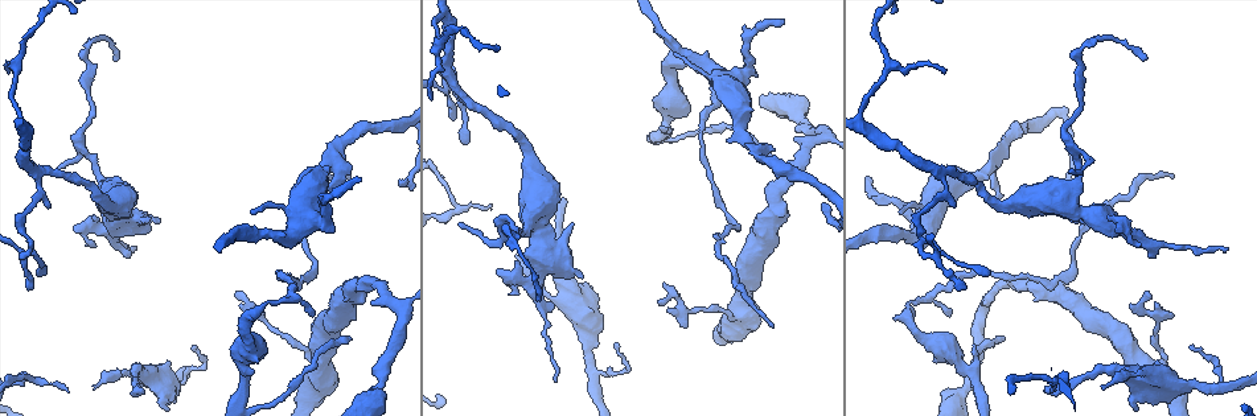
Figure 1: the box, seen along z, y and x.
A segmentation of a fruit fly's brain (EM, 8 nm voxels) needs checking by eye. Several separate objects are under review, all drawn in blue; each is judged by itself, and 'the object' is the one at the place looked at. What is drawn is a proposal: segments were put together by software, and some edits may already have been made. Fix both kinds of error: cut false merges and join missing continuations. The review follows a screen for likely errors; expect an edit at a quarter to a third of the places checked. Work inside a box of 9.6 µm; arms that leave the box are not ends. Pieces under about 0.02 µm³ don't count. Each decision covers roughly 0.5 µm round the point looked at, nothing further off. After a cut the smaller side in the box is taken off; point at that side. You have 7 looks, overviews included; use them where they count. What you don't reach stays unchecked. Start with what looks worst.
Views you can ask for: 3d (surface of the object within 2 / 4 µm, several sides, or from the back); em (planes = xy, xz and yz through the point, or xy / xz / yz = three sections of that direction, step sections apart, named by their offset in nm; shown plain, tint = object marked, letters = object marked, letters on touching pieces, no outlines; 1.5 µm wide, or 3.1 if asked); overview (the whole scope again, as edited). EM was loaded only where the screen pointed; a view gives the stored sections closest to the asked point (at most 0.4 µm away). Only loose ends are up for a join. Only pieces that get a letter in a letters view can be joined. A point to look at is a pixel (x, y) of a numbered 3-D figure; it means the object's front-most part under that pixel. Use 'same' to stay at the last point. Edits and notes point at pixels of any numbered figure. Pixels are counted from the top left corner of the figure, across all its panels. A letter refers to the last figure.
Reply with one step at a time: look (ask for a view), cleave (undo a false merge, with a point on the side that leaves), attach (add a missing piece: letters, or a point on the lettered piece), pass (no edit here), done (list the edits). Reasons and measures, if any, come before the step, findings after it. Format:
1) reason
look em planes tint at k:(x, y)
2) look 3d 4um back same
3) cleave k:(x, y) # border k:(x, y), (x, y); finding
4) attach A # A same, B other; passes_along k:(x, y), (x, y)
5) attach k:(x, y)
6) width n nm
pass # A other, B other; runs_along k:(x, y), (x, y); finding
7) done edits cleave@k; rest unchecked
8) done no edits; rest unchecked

end of a long branch
look em yz step 8 tint at 1:(236, 297)

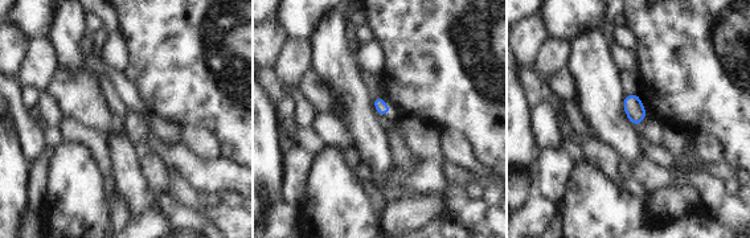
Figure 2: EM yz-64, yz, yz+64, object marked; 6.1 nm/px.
look em yz step 8 letters same

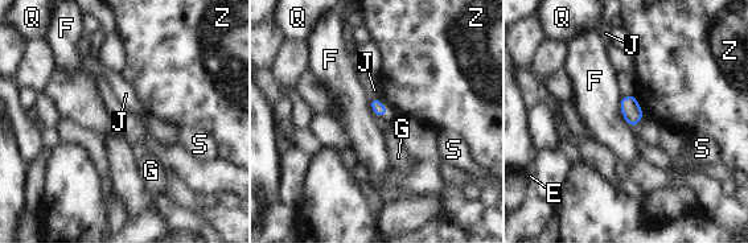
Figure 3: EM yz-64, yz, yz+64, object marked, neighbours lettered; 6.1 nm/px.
pass # E other, F other, G other, J other, Q other, S other, Z other; border 3:(623, 97), (620, 111), (629, 126); no lettered piece goes on from it

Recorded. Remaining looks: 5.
free end
look em yz step 8 tint at 1:(133, 247)

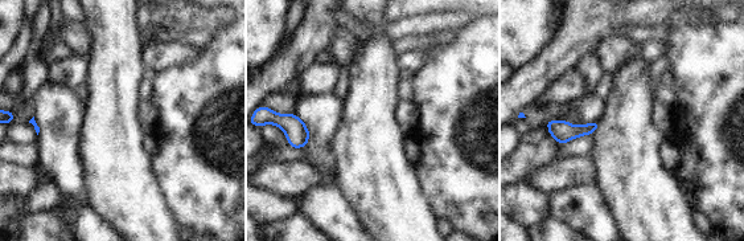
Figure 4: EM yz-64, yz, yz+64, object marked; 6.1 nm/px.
look em yz step 8 letters same

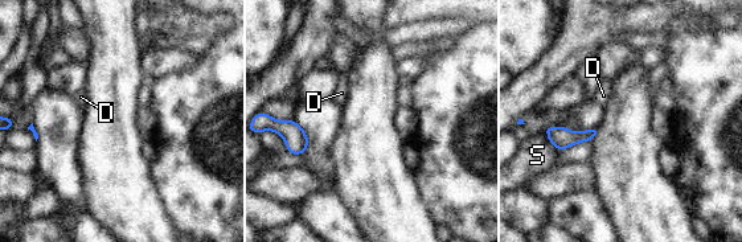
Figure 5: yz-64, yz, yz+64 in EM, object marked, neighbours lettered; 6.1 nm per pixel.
pass # D other, S other; border 5:(545, 127), (548, 139), (560, 151); none of them fits

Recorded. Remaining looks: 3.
narrows sharply
look em planes letters at 1:(278, 270)

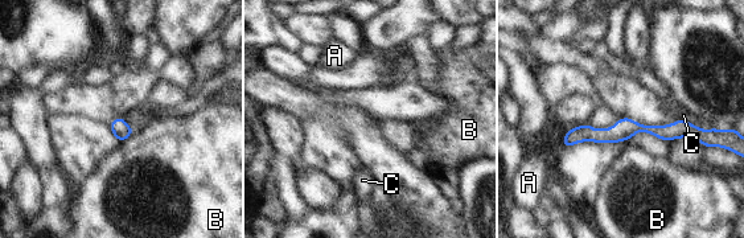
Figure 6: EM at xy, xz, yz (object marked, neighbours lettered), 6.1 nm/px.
longest_contact C 200 nm
pass # A other, B other, C other; runs_along 6:(701, 138), (624, 128), (566, 143); one cell here

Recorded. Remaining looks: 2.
done no edits; rest unchecked

